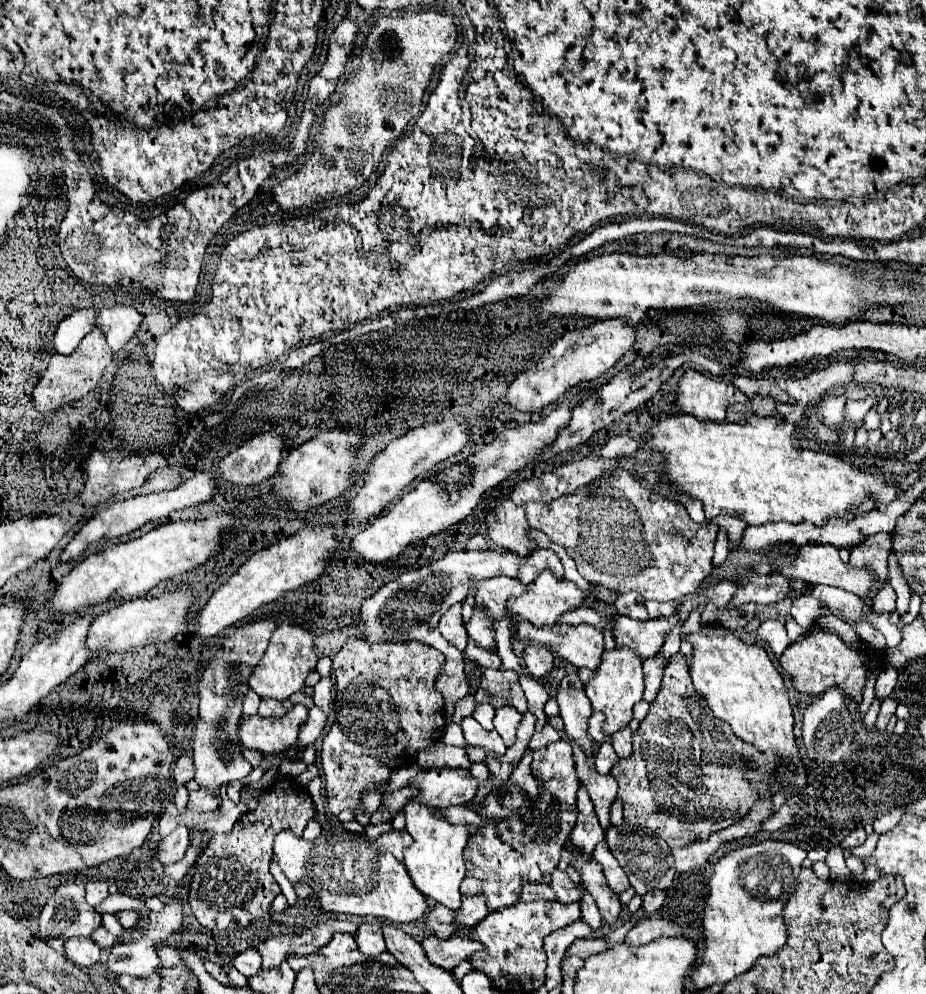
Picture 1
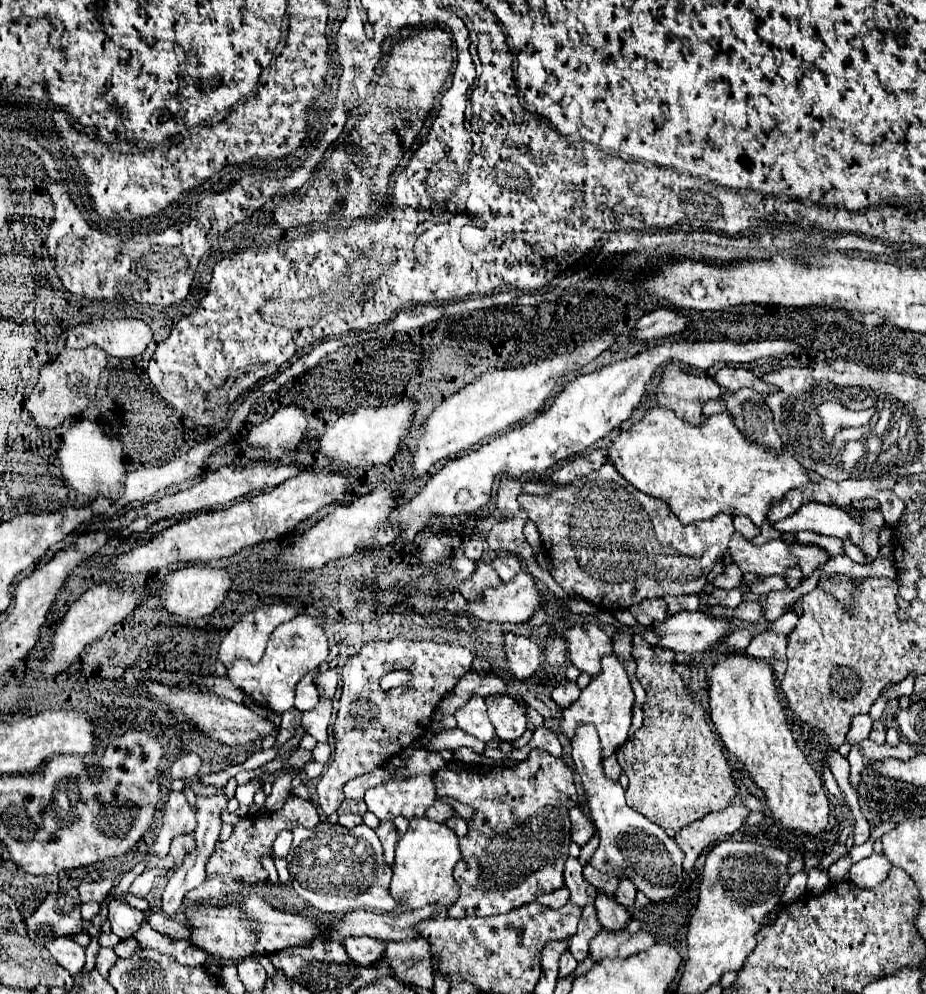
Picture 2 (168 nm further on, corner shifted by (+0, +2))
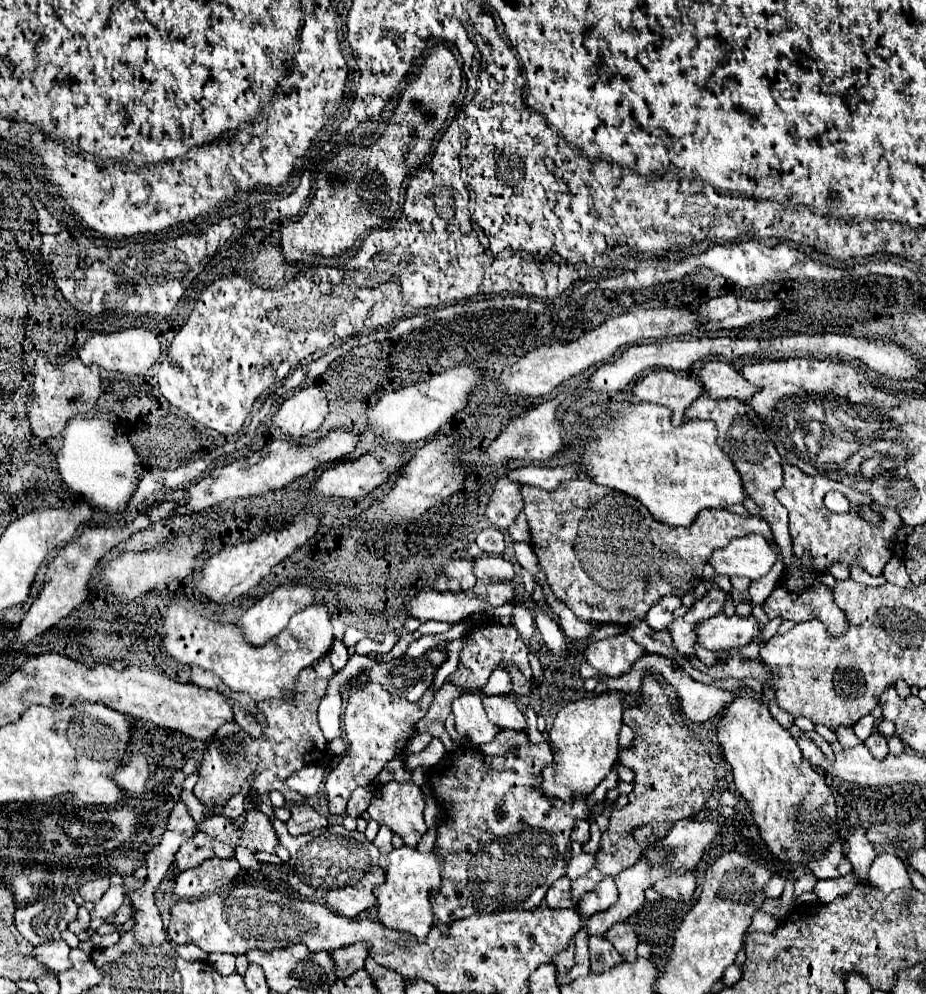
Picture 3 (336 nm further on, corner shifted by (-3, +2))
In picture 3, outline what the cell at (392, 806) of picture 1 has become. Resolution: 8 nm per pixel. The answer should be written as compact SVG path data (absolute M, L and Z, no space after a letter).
M388 782L380 786L368 806L368 814L380 826L388 826L404 844L416 846L426 832L422 818L424 796L414 782Z

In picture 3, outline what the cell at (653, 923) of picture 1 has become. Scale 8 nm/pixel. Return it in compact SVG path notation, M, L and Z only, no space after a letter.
M600 936L590 938L590 970L592 972L606 972L612 966L620 964L620 954L614 946Z

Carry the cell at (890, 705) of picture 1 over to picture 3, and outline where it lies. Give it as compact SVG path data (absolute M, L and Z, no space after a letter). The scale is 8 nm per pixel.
M872 732L872 736L864 742L866 748L872 752L872 756L876 760L884 760L888 756L888 744L886 744L886 738L878 732Z

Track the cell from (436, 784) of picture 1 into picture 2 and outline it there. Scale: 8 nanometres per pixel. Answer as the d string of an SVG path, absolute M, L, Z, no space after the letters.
M531 750L529 758L515 768L485 768L485 766L445 766L433 774L437 796L449 796L457 802L471 804L477 814L467 822L469 832L459 840L461 860L455 866L455 882L459 884L459 900L447 910L451 918L463 916L491 916L505 914L527 902L537 894L551 892L563 886L563 866L569 856L571 820L569 810L577 804L575 776L563 758L555 758L545 750Z

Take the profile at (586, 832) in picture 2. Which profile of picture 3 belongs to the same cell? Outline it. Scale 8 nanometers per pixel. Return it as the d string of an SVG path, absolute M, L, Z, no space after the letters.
M578 820L574 830L572 830L572 836L570 836L574 842L580 842L580 844L586 844L590 840L590 826L588 822L584 820Z

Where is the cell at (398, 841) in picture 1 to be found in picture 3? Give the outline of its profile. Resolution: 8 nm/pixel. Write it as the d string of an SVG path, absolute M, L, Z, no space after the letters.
M380 826L378 836L374 838L374 846L380 850L382 858L384 858L384 856L388 856L388 854L392 852L392 832L390 832L390 828Z

